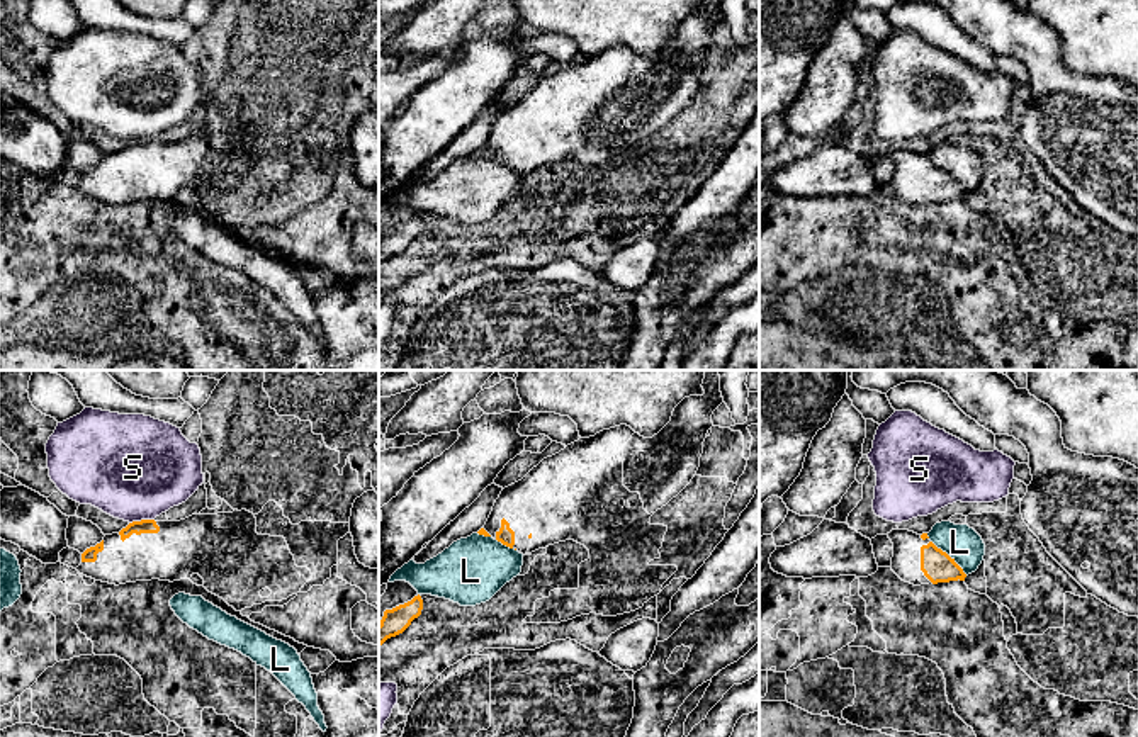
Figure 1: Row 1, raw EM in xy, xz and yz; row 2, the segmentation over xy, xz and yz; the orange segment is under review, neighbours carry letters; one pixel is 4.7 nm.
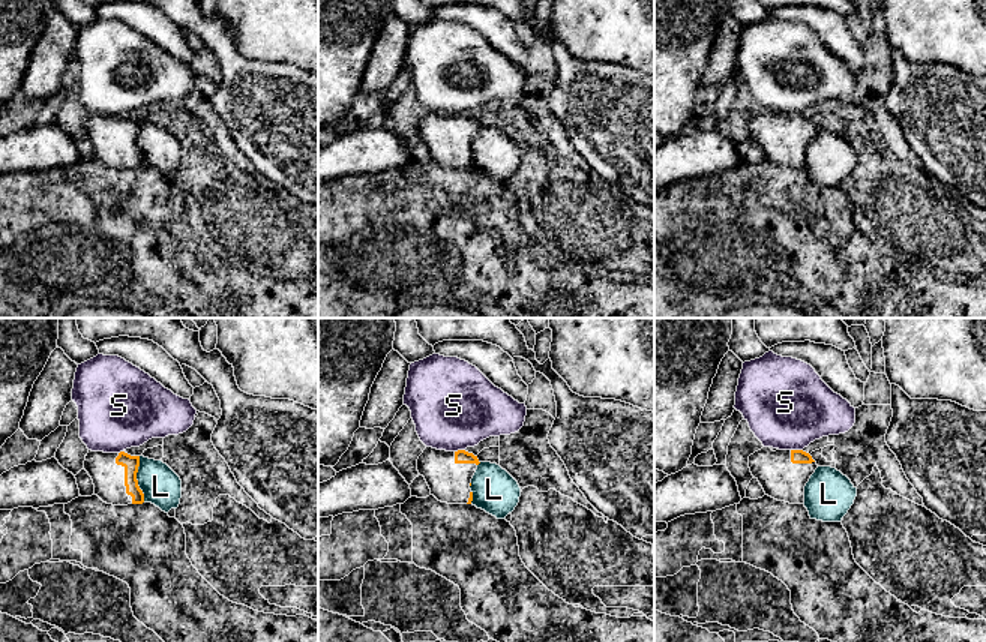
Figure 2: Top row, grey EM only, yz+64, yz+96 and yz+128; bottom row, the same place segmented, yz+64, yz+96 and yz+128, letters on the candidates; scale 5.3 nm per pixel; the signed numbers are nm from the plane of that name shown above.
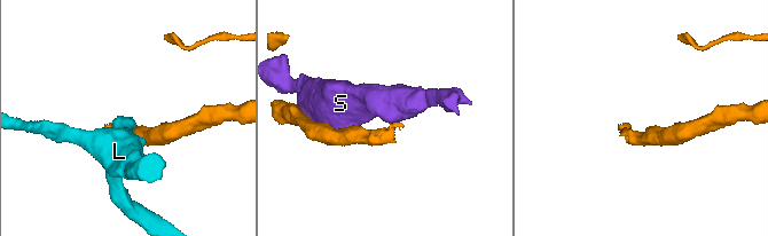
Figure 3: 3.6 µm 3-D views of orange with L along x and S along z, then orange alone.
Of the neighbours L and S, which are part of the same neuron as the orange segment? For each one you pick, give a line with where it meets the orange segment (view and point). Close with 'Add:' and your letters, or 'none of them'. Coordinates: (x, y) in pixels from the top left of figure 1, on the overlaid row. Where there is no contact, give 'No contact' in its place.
Add: none of them

